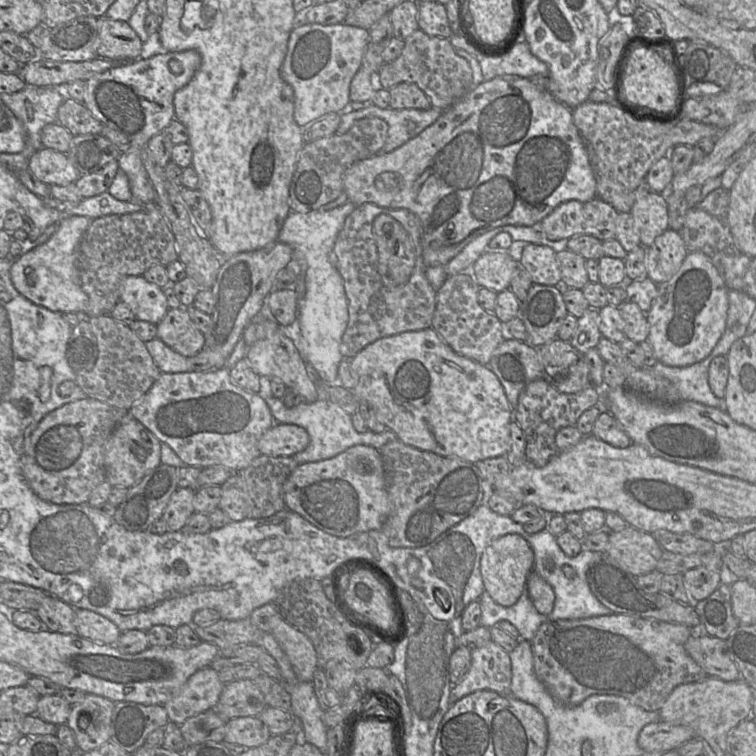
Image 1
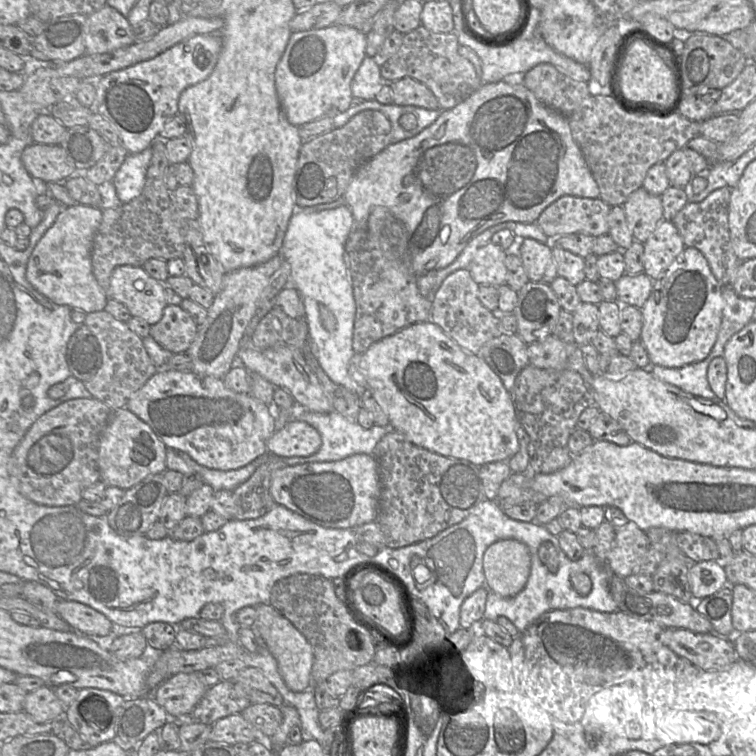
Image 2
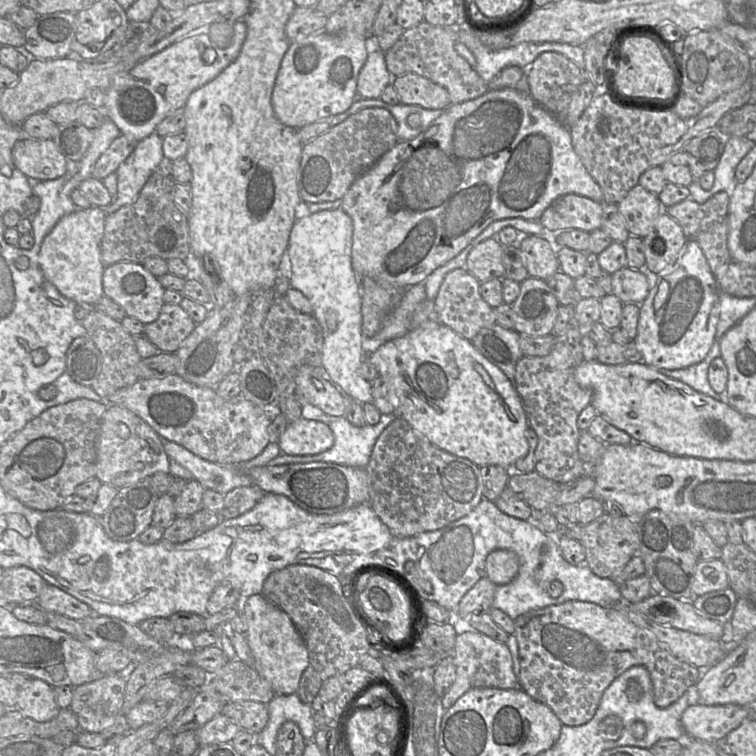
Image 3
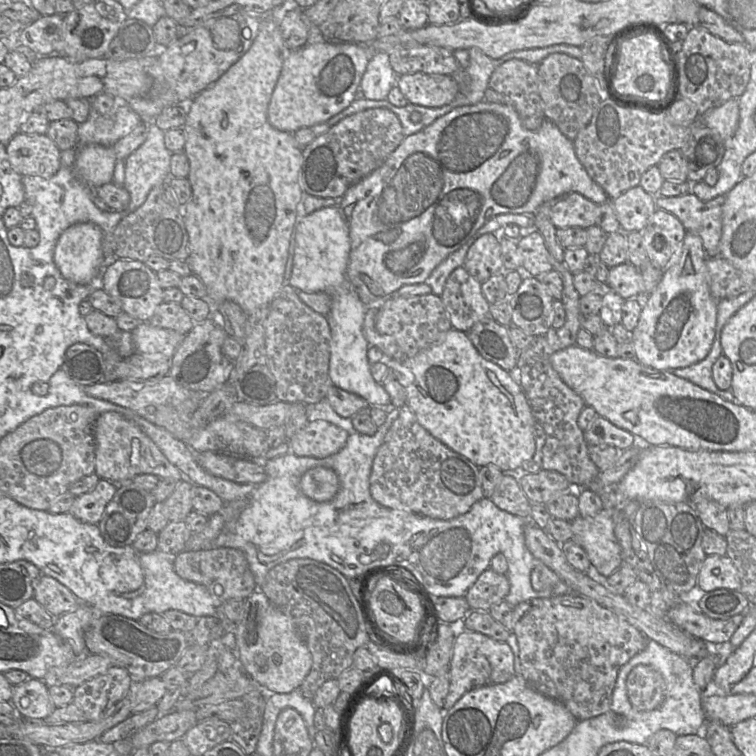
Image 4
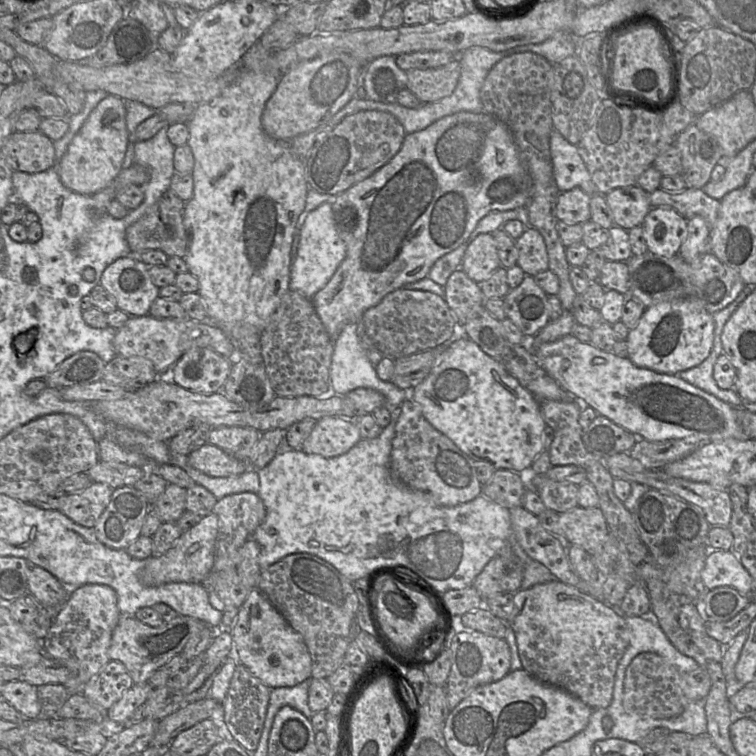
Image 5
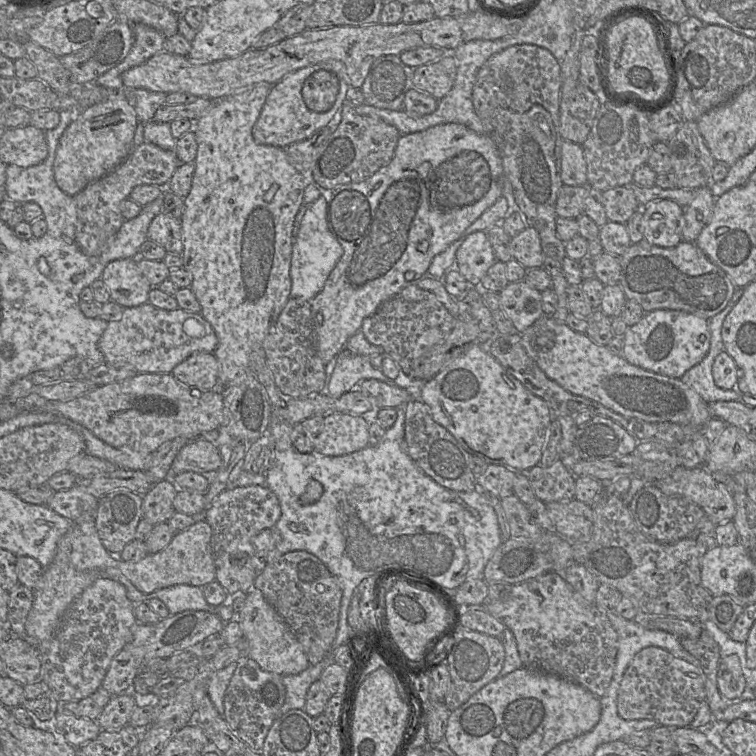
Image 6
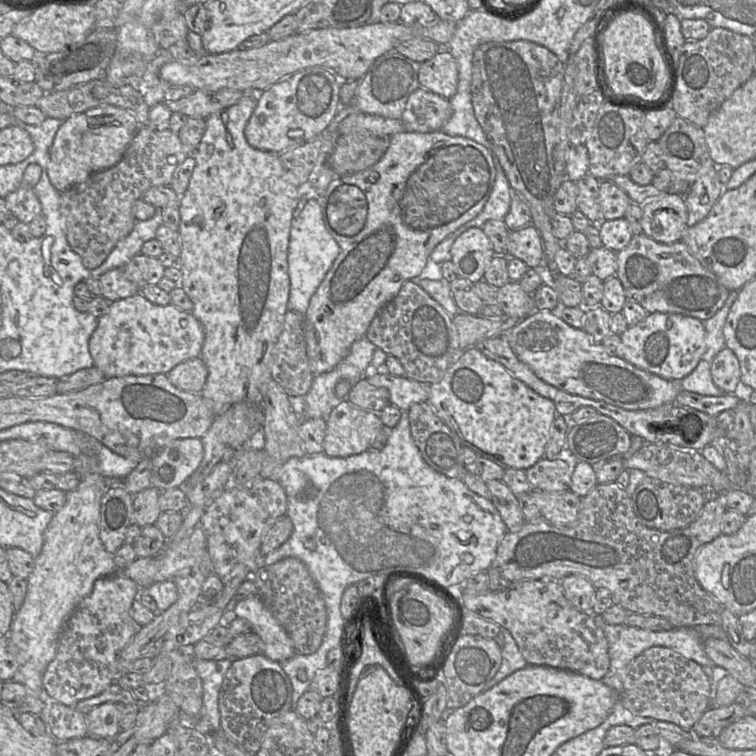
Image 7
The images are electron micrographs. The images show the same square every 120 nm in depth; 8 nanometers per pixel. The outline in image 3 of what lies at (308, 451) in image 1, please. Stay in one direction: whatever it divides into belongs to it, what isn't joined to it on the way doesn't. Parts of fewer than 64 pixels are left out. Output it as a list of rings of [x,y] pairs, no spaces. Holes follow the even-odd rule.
[[[394,413],[382,414],[379,422],[375,425],[366,424],[364,426],[356,426],[352,424],[346,417],[336,416],[336,419],[328,423],[335,436],[334,444],[330,449],[315,455],[288,455],[281,453],[276,458],[274,458],[269,463],[269,465],[327,462],[357,468],[367,468],[377,439],[383,430],[388,427],[396,418],[397,415]]]

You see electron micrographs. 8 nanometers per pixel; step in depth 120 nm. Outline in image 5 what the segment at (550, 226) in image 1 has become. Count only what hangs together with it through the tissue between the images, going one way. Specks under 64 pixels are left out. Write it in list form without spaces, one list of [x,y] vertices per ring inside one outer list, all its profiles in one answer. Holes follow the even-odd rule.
[[[580,188],[561,192],[556,205],[556,216],[566,224],[583,224],[590,221],[590,198]]]

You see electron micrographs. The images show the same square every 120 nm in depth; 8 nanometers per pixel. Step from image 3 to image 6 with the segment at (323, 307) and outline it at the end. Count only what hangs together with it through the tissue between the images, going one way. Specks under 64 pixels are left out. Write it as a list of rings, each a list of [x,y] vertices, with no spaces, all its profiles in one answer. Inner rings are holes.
[[[321,195],[308,205],[298,233],[293,240],[290,264],[290,297],[311,301],[322,290],[342,254],[343,249],[327,222],[327,201]],[[343,349],[329,368],[326,392],[332,397],[339,397],[356,388],[363,380],[371,378],[400,386],[395,379],[390,379],[381,369],[374,367],[370,357]]]

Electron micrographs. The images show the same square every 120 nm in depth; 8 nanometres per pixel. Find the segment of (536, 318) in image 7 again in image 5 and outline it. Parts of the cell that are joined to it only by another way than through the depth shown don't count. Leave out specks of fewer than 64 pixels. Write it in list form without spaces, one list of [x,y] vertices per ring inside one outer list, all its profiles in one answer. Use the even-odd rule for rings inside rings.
[[[571,334],[540,345],[534,354],[542,368],[563,389],[639,439],[678,439],[695,443],[711,443],[727,438],[750,439],[737,422],[736,407],[677,375],[637,367],[628,357],[621,358],[613,352],[600,350]]]

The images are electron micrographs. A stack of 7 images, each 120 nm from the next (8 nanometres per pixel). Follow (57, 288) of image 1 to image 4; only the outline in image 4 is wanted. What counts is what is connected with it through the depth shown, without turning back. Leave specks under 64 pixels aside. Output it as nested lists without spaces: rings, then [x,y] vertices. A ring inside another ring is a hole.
[[[77,223],[58,238],[53,260],[62,277],[78,285],[95,283],[104,266],[103,232],[94,223]]]

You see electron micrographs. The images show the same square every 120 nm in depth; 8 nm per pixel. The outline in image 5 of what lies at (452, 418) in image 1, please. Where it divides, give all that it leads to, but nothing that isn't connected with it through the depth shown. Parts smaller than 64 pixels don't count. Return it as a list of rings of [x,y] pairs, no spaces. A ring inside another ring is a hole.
[[[459,331],[428,376],[409,390],[426,419],[479,463],[514,472],[531,467],[541,453],[547,426],[538,401],[505,368]]]

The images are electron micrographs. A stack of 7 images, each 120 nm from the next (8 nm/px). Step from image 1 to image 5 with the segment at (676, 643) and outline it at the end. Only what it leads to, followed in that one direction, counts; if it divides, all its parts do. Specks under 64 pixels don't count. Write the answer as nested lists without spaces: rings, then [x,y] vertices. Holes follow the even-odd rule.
[[[554,580],[517,590],[513,596],[512,614],[506,624],[515,634],[522,669],[527,673],[542,683],[568,692],[592,709],[610,705],[617,666],[629,645],[629,630],[619,609]]]

